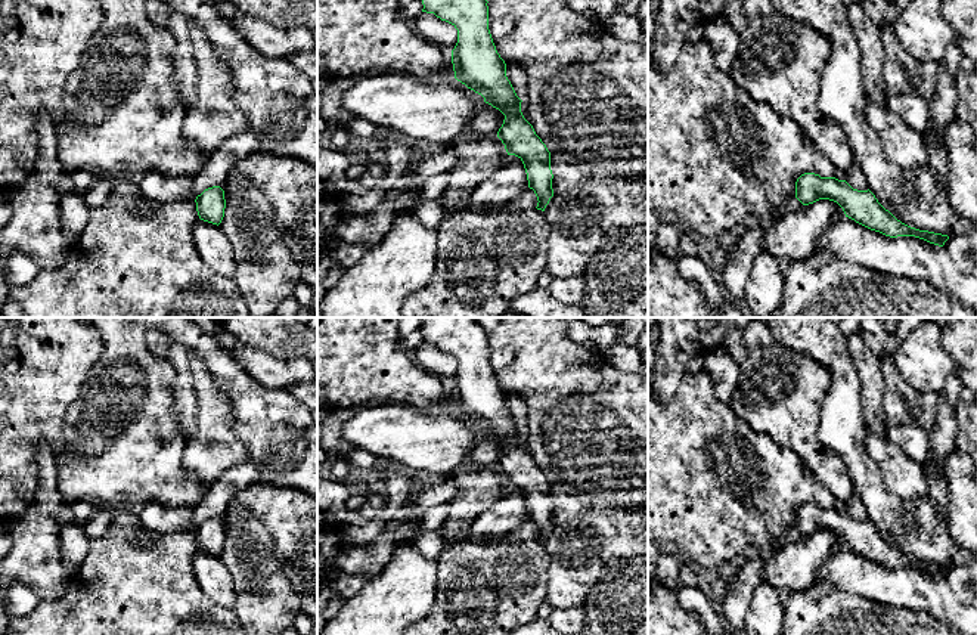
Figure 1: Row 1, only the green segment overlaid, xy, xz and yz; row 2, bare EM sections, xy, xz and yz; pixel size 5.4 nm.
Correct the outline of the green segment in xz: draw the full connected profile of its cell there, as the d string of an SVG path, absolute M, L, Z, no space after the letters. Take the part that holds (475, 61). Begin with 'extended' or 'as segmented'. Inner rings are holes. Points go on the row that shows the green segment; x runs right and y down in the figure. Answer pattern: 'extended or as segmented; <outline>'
as segmented; M422 0L422 12L434 13L458 30L458 43L452 50L455 78L505 115L497 137L508 155L522 161L528 188L539 201L536 208L545 211L553 196L550 152L521 112L522 100L506 77L506 64L497 53L488 30L487 3L487 0Z

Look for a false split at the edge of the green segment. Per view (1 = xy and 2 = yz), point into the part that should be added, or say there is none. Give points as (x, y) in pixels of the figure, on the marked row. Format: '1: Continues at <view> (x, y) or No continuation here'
1: No continuation here
2: No continuation here

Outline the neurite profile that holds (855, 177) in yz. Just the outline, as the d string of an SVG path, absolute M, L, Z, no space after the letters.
M855 162L846 177L846 182L857 190L868 190L868 182L863 176L863 171L857 162Z

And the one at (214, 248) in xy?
M198 220L193 242L202 261L224 278L235 278L236 261L230 241L217 224Z

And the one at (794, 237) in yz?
M829 199L787 213L766 233L762 251L772 253L782 264L812 255L819 236L844 219L843 208Z

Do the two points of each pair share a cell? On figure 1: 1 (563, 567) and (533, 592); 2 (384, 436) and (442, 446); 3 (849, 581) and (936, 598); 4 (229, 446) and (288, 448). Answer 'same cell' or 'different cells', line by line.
1: different cells
2: same cell
3: same cell
4: different cells

